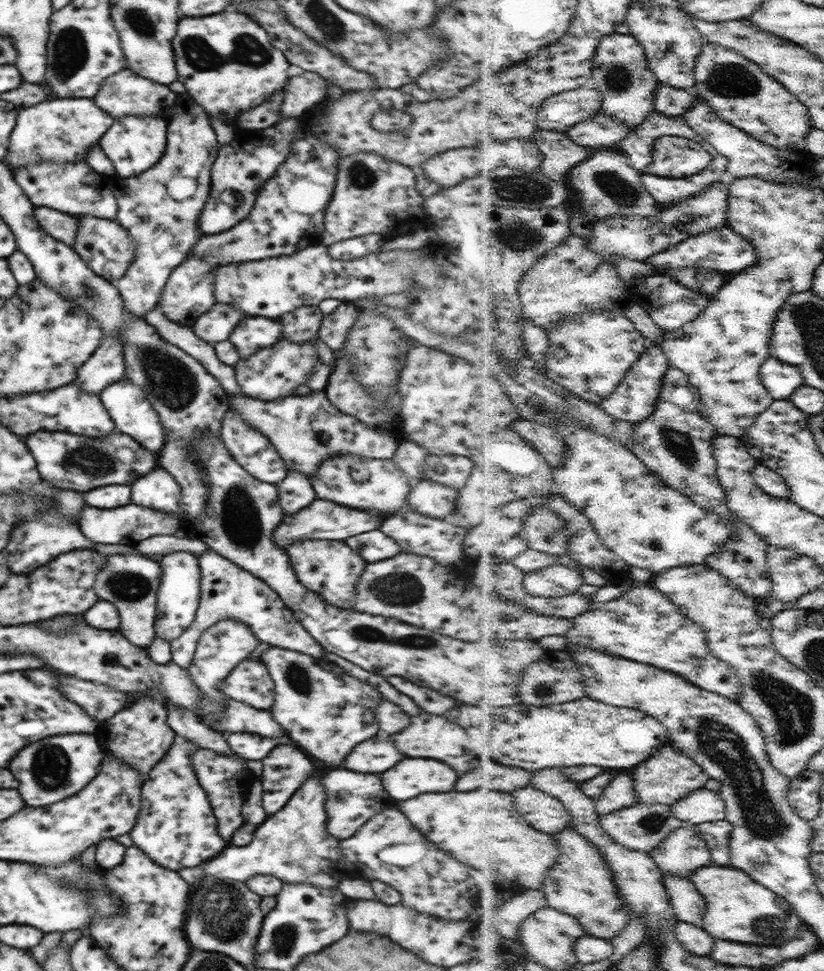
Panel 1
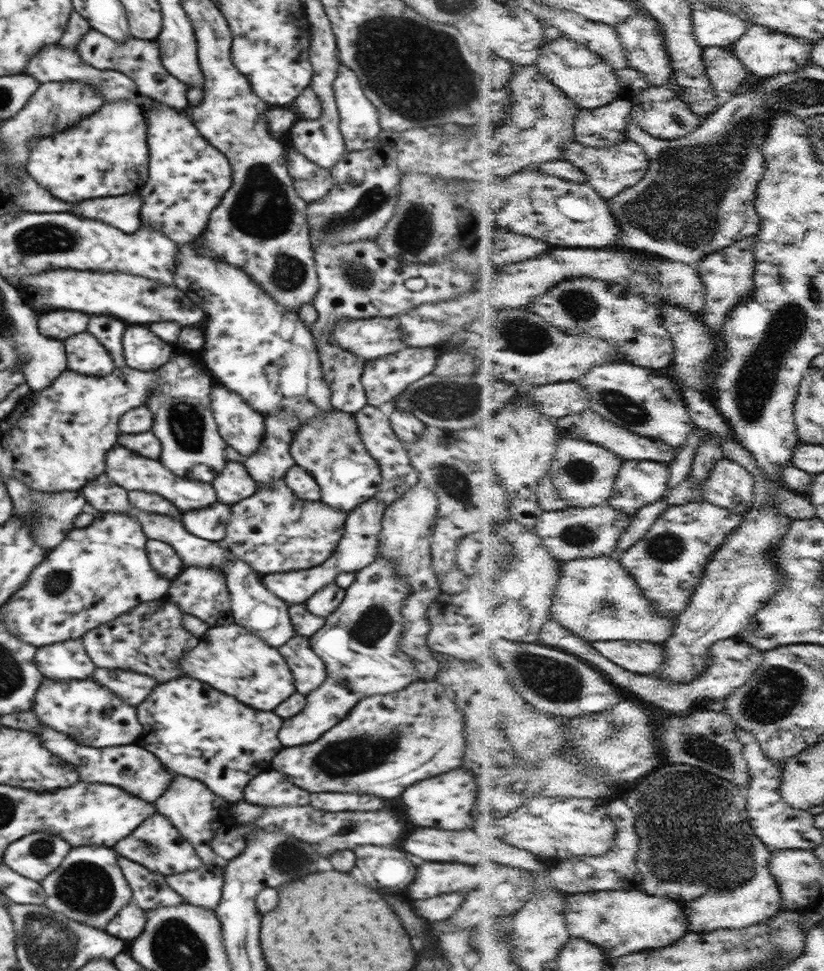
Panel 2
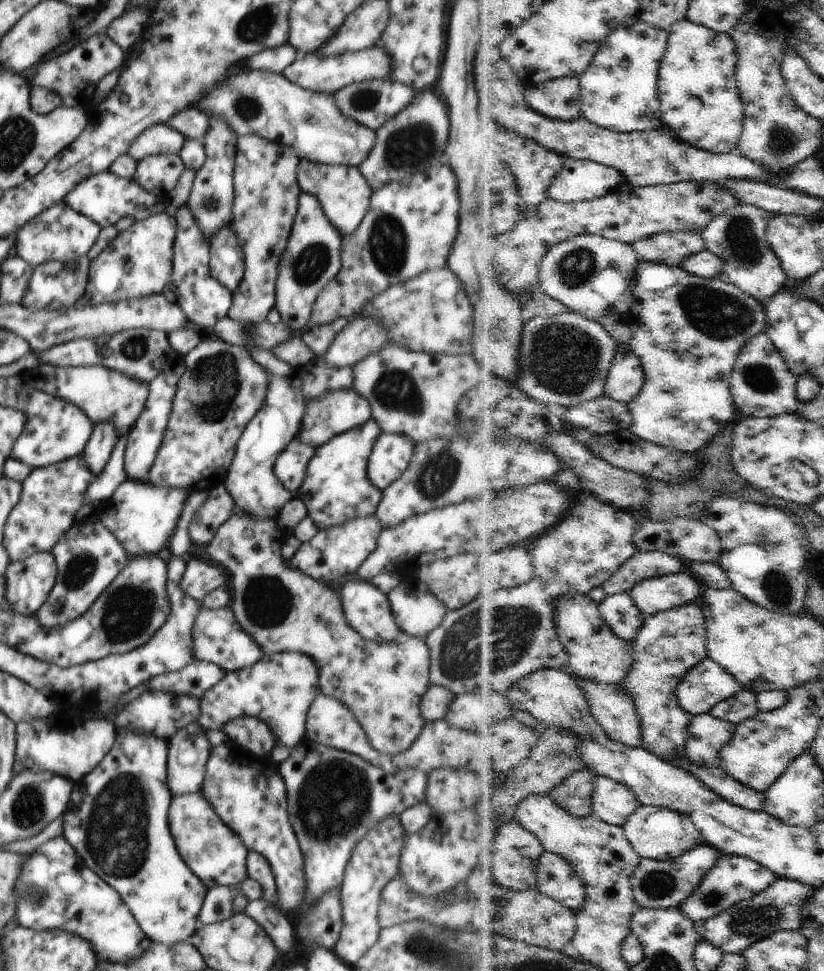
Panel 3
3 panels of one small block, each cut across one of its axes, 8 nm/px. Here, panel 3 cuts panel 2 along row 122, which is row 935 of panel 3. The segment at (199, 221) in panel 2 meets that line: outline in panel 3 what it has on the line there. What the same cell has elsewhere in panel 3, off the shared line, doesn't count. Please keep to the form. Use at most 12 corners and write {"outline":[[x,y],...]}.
{"outline":[[116,732],[63,837],[154,943],[207,892],[168,830],[167,742]]}

